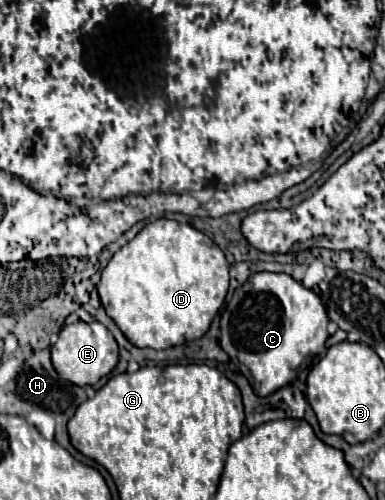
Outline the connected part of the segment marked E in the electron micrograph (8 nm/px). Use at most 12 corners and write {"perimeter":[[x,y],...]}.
{"perimeter":[[103,324],[62,327],[51,346],[63,380],[93,386],[119,352]]}

